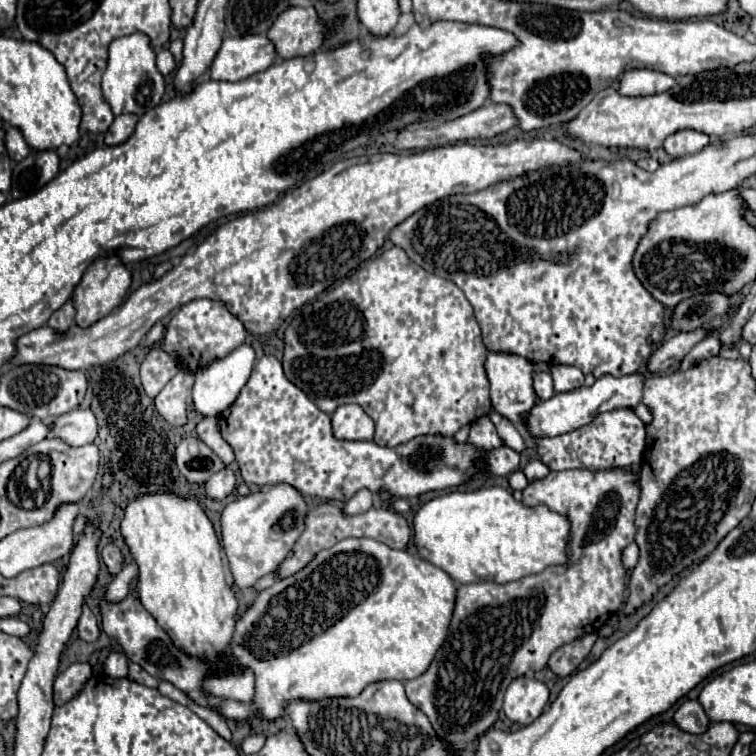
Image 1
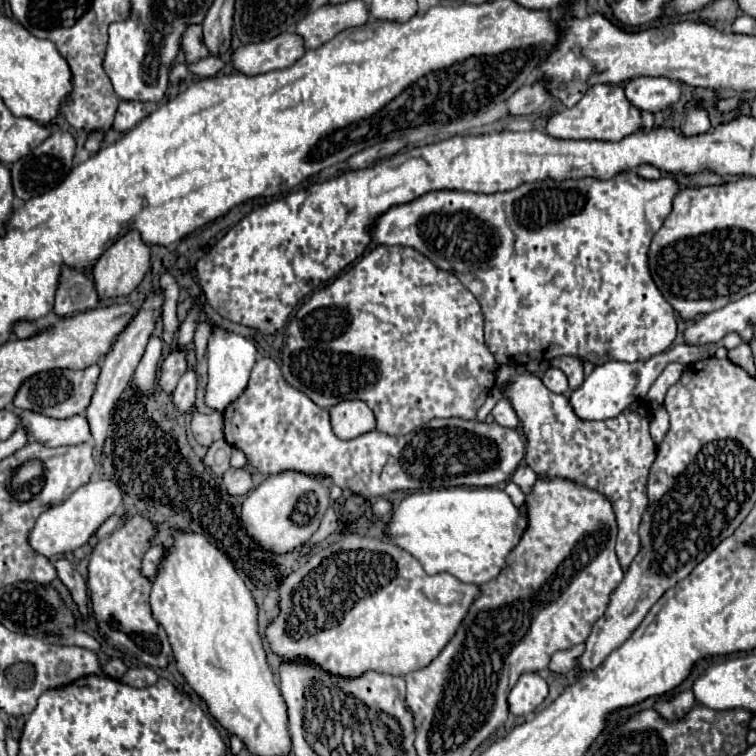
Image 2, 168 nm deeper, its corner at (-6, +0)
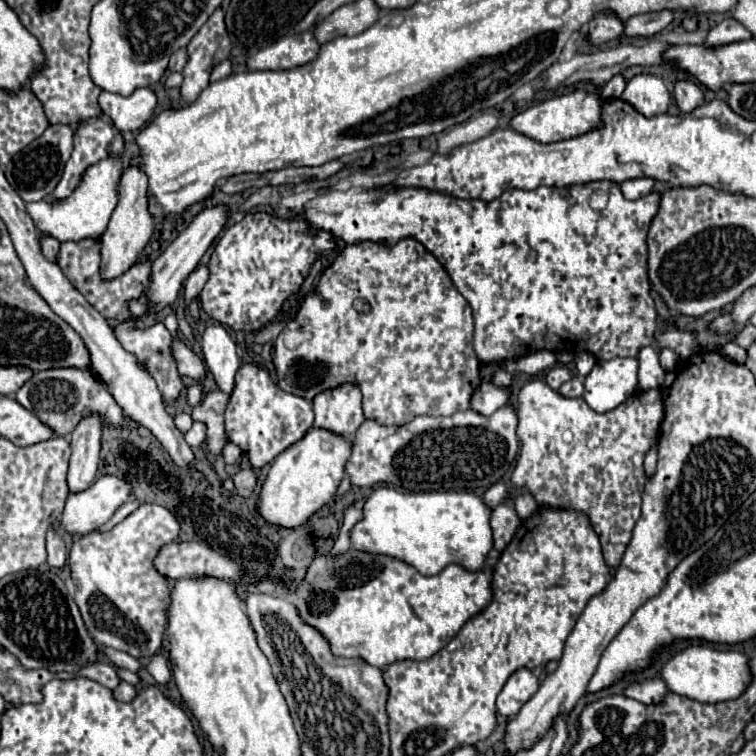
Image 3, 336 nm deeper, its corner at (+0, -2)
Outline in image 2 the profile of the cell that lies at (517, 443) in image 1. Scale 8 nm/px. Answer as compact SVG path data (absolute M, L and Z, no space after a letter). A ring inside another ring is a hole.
M501 398L495 404L495 408L491 410L491 414L493 414L495 422L501 424L501 426L505 426L505 428L517 428L517 424L519 424L519 418L517 418L515 410L511 408L511 404L505 398Z

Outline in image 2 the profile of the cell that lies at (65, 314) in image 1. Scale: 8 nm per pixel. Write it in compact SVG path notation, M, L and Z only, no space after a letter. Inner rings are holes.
M63 268L61 284L55 296L55 316L67 316L79 310L89 310L97 306L97 292L93 282L77 270Z

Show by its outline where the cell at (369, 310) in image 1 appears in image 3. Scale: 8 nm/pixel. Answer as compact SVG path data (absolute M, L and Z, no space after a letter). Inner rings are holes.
M403 238L397 244L383 244L383 242L359 242L359 244L347 244L343 250L339 250L337 258L329 264L329 268L323 272L319 284L315 286L313 292L307 294L305 302L301 304L297 316L293 320L287 322L285 326L285 334L281 332L273 344L273 364L275 364L275 372L277 372L277 384L281 390L295 394L295 396L303 396L305 400L311 400L315 394L335 388L343 382L357 382L363 394L363 412L365 418L375 418L377 422L385 424L385 426L401 426L411 422L417 416L429 414L429 416L449 416L455 414L459 410L467 410L469 408L469 398L475 392L475 388L481 384L481 376L479 376L479 358L473 352L471 346L471 336L473 336L473 316L471 316L471 306L467 304L467 300L459 294L459 290L453 286L449 274L445 272L445 268L437 262L437 258L433 258L433 254L429 254L425 250L425 246L413 238Z

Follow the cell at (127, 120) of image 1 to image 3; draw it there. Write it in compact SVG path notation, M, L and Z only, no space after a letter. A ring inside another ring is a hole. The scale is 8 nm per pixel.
M137 88L131 96L121 96L113 92L99 94L101 110L113 120L117 130L135 132L149 122L157 106L157 96L151 88Z

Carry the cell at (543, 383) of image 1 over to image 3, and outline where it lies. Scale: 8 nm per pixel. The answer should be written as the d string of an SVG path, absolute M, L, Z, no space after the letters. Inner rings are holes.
M555 366L547 372L547 384L557 390L563 382L567 382L569 378L573 378L573 372L567 368L567 366Z

